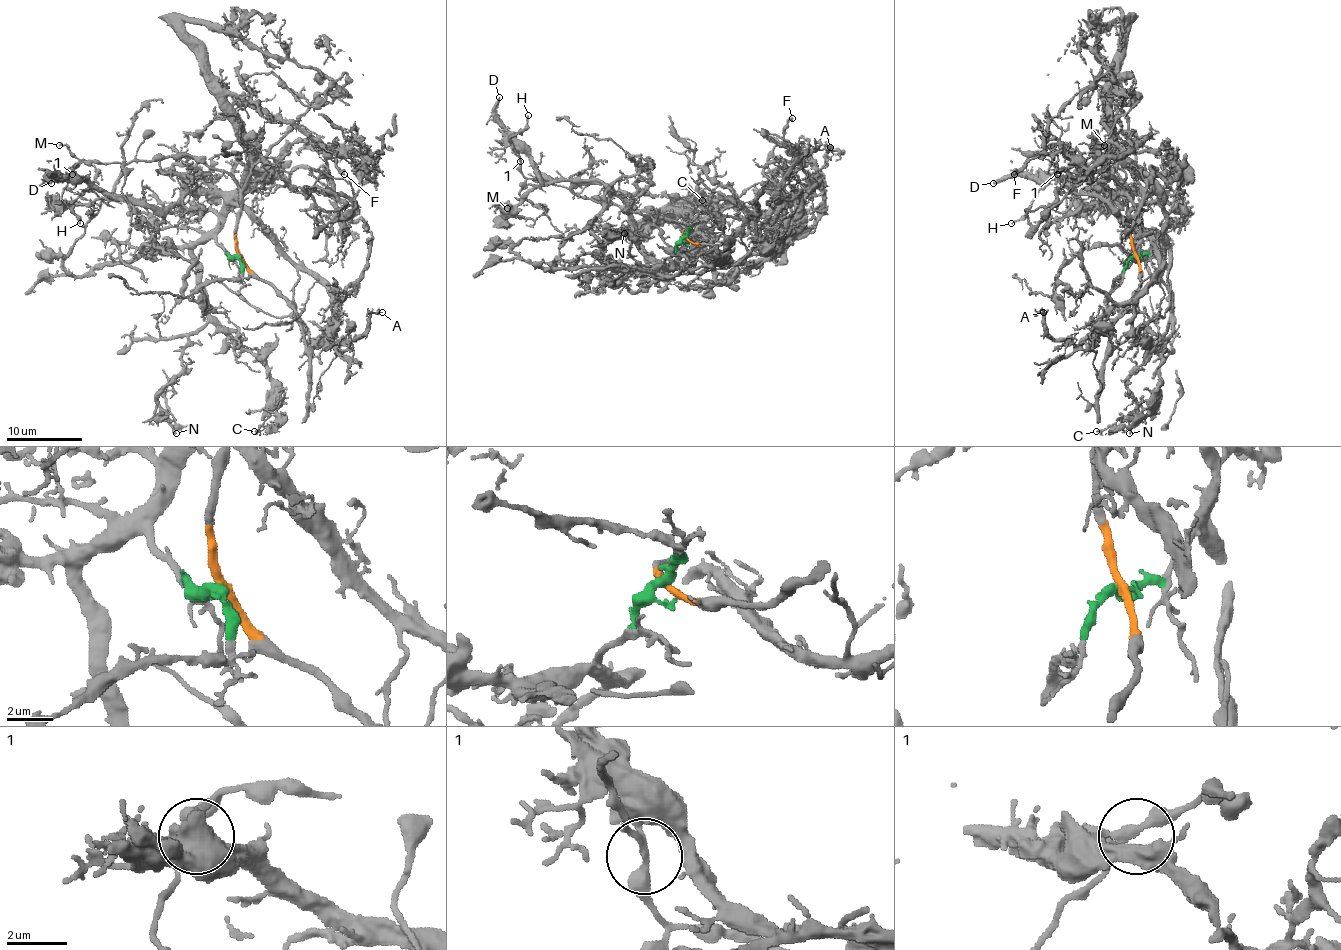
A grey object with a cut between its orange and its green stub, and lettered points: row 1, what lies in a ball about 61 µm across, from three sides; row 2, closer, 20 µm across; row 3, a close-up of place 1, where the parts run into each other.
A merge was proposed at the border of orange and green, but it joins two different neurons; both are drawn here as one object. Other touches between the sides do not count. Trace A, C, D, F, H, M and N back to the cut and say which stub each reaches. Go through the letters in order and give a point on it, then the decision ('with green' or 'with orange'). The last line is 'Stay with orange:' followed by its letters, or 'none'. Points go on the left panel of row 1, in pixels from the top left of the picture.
A: place (382, 312); with green
C: place (254, 431); with green
D: place (51, 183); with green
F: place (344, 174); with green
H: place (80, 223); with orange
M: place (59, 145); with green
N: place (176, 433); with green
Stay with orange: H

